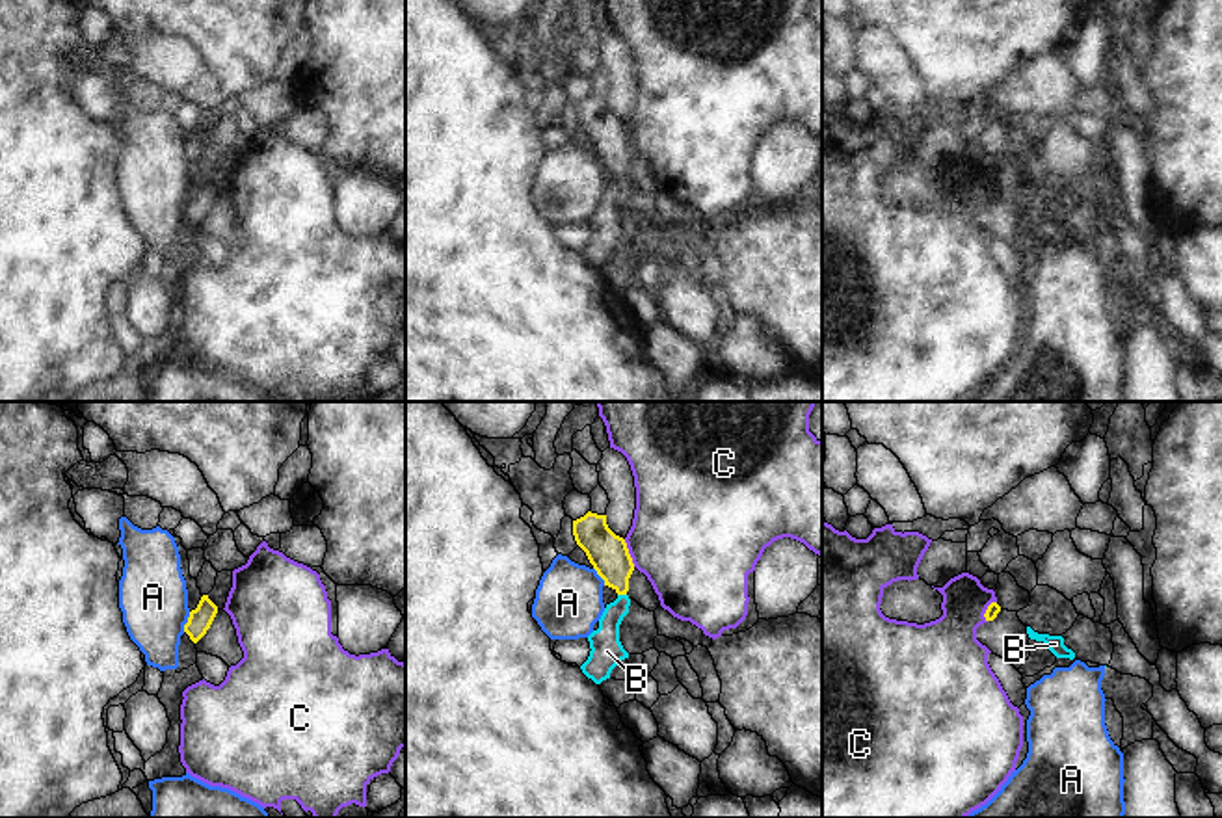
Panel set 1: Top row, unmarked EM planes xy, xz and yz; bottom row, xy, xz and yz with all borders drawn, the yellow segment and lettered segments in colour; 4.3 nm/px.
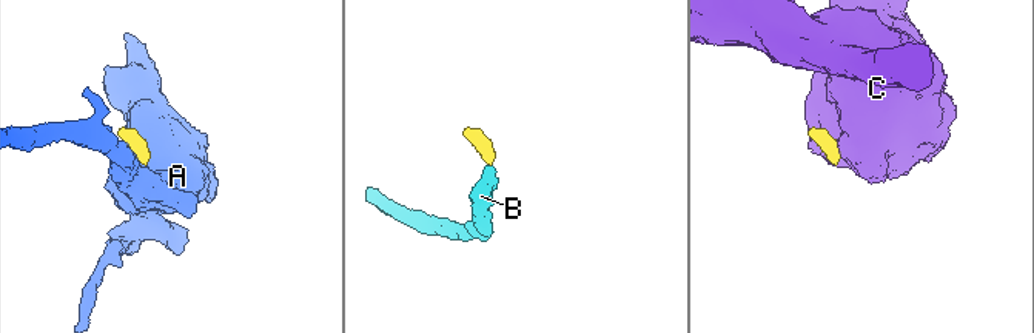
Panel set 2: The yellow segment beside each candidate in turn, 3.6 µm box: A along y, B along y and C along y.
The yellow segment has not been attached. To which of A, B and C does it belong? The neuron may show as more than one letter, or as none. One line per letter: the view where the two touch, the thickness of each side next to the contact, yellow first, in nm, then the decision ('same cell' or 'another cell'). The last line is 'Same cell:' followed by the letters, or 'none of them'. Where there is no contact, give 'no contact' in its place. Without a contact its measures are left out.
A: meets yellow in xy; 100 nm thick on the yellow side, 300 nm on the other; another cell
B: meets yellow in xz; 170 nm thick on the yellow side, 140 nm on the other; same cell
C: meets yellow in xz; 170 nm thick on the yellow side, 460 nm on the other; another cell
Same cell: B

